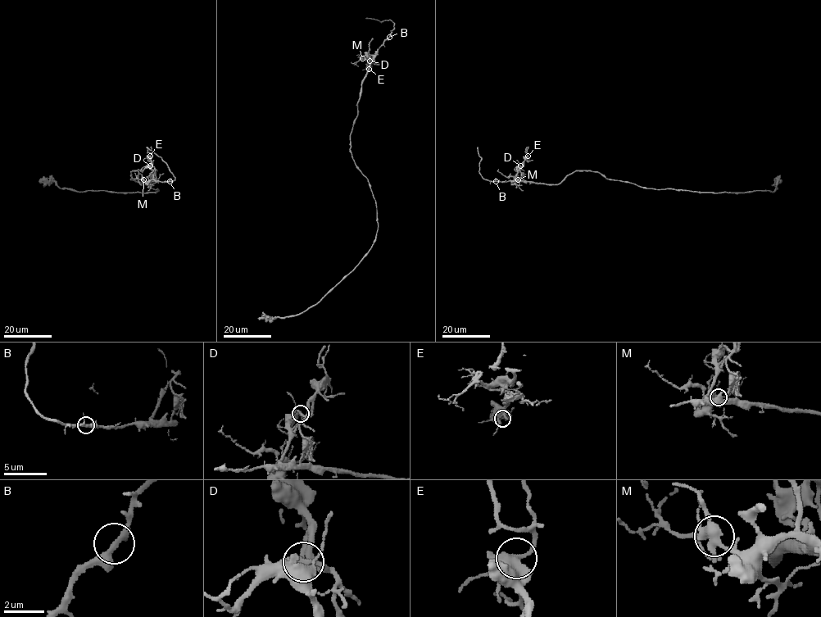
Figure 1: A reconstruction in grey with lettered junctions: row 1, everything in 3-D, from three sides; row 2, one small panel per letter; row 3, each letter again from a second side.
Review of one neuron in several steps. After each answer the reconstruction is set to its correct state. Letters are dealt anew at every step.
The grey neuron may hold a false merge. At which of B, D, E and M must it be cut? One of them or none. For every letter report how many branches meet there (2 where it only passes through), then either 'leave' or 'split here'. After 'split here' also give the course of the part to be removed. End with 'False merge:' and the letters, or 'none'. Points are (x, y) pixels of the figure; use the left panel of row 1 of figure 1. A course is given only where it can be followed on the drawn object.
B: 3 | leave
D: 4 | split here | (151, 165), (153, 166), (151, 155), (146, 147)
E: 4 | leave
M: 4 | leave
False merge: D

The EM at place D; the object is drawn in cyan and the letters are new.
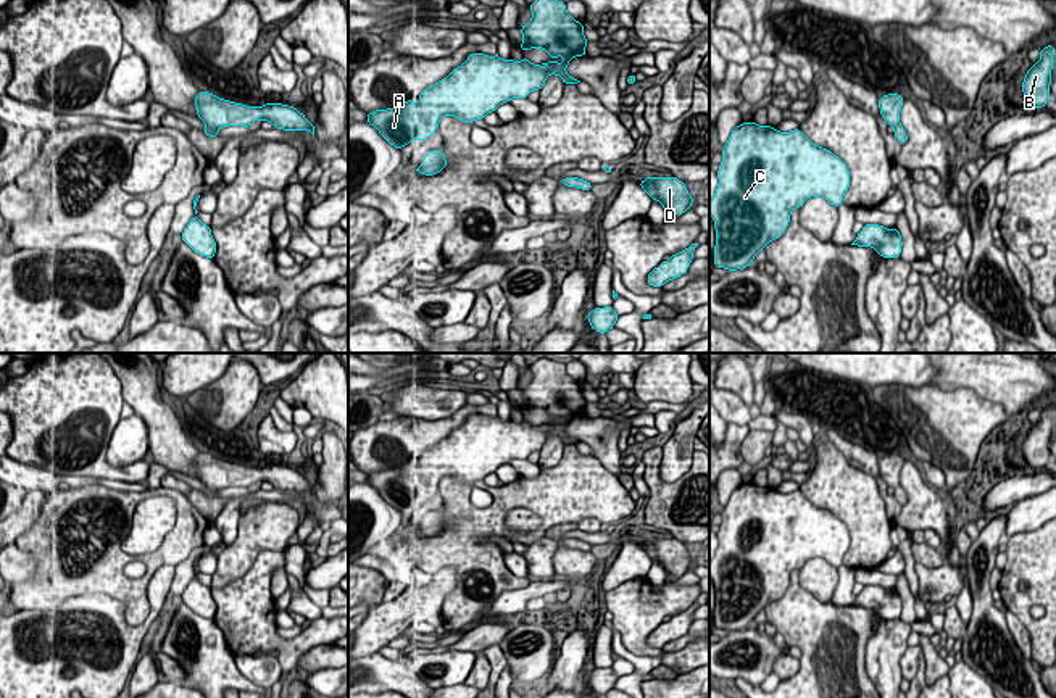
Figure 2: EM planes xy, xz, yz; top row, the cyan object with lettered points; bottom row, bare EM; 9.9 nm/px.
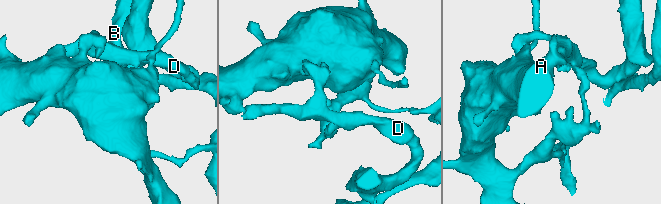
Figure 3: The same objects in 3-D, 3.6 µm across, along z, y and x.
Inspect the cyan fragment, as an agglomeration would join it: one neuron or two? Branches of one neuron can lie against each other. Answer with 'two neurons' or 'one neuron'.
two neurons

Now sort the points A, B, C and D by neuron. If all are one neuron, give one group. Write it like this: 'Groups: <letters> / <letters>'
Groups: A C / B D

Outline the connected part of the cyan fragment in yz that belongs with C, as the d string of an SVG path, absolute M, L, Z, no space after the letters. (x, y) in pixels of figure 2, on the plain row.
M753 482L742 484L732 492L721 516L722 522L716 534L719 545L709 563L709 577L716 590L716 629L729 632L748 629L771 601L785 593L795 569L800 571L811 558L822 558L840 567L850 548L846 526L830 511L813 505L801 490L780 493Z

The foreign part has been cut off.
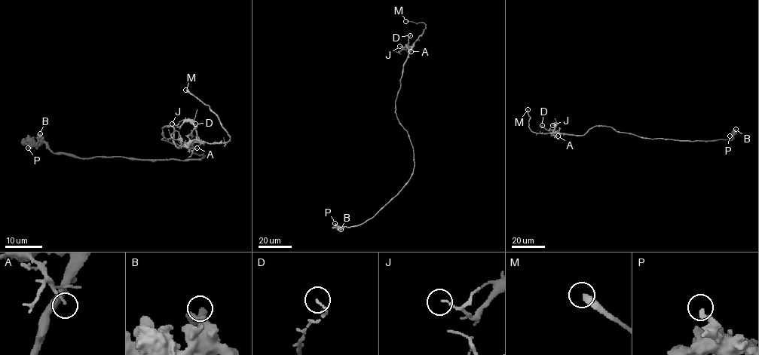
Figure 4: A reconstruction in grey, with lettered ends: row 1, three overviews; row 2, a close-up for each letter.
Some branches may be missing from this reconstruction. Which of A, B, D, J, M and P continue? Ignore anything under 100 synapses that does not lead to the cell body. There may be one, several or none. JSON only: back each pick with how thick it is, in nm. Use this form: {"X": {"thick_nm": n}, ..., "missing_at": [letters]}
{"M": {"thick_nm": 320}, "missing_at": ["M"]}

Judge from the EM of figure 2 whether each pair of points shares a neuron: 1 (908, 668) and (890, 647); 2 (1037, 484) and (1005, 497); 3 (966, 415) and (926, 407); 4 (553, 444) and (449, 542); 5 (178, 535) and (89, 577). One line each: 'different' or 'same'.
1: different
2: same
3: same
4: different
5: same

